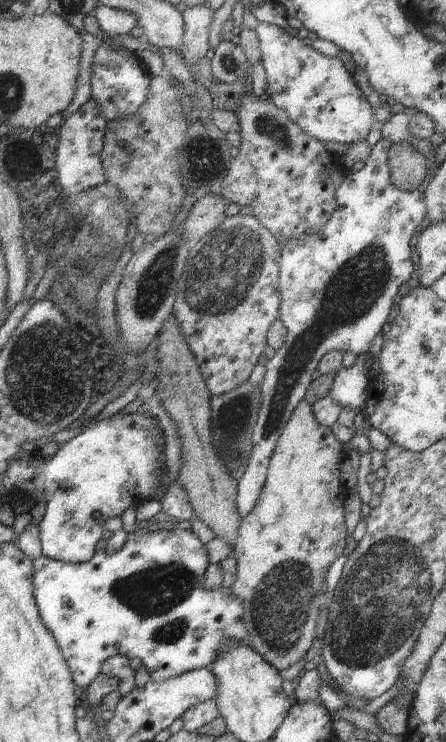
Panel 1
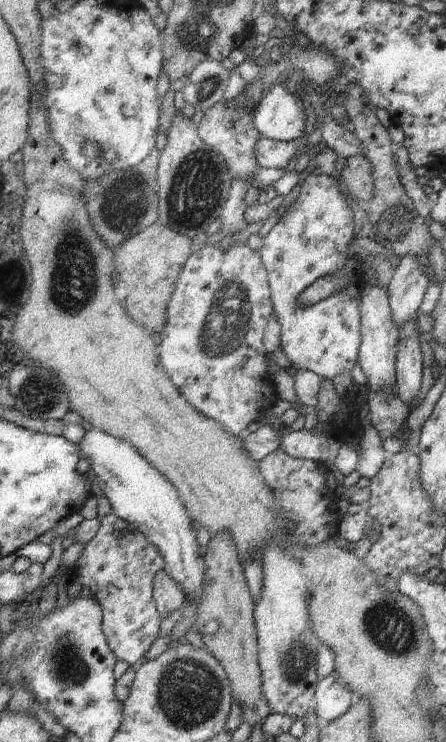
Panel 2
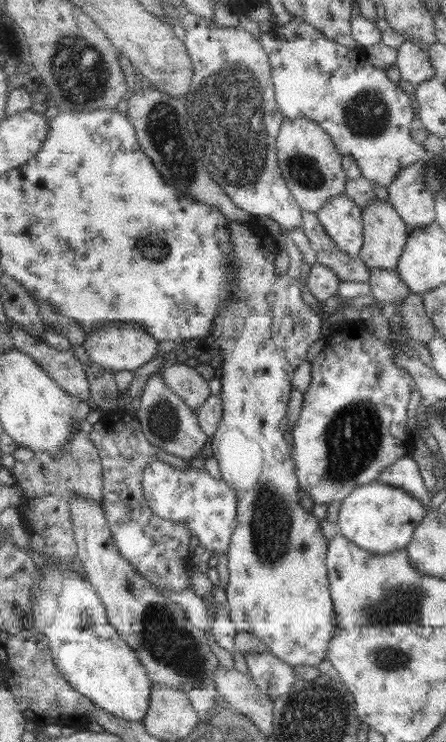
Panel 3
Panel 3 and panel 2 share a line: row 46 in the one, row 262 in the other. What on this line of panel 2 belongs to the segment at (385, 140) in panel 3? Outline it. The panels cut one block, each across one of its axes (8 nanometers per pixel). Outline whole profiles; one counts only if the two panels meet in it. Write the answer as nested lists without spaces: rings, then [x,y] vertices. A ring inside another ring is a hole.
[[[311,174],[302,178],[302,186],[297,199],[286,208],[280,223],[275,225],[264,238],[264,245],[260,249],[263,264],[266,266],[274,312],[279,316],[282,325],[282,349],[287,359],[296,370],[311,370],[327,379],[336,378],[339,374],[351,372],[355,364],[359,363],[361,349],[361,301],[347,296],[345,291],[337,292],[335,296],[321,300],[314,304],[305,304],[301,294],[312,286],[319,278],[343,270],[347,264],[347,250],[355,238],[353,210],[349,202],[343,198],[340,179],[329,174],[319,176]]]

